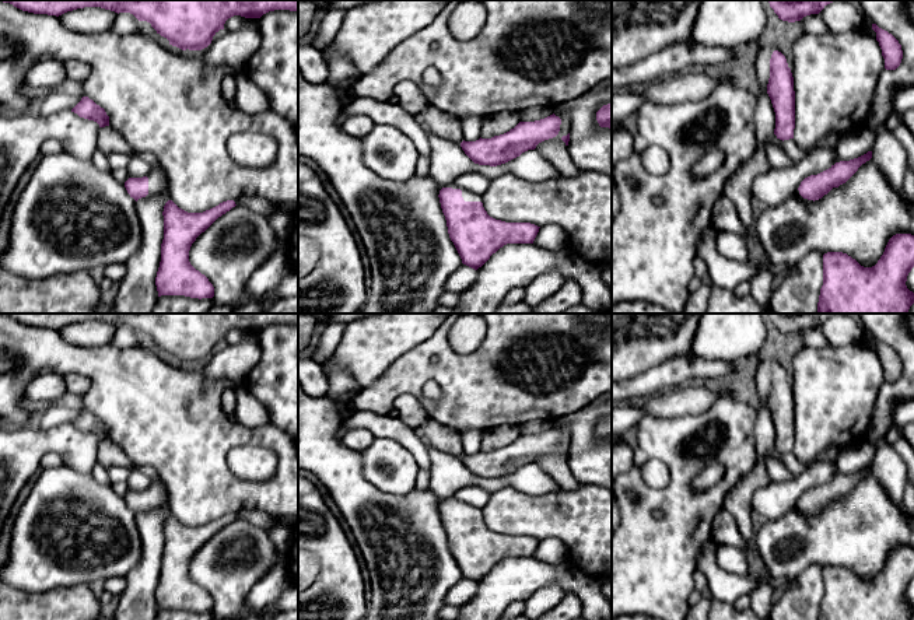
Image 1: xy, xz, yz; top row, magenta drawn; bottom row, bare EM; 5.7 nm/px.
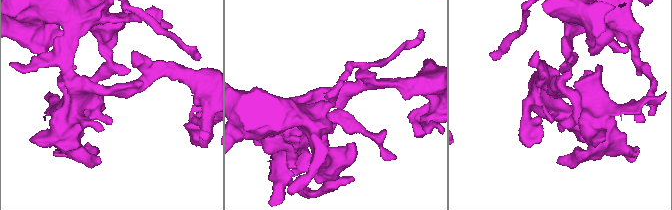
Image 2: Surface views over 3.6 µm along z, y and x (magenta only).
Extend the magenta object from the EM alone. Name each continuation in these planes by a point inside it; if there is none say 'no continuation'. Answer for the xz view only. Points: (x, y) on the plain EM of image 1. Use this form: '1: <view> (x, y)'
1: xz (468, 510)

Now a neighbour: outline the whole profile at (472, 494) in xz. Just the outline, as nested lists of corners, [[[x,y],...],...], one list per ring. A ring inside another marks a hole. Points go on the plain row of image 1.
[[[466,484],[459,488],[455,494],[455,500],[459,502],[465,502],[467,505],[481,508],[490,500],[491,493],[477,484]]]

